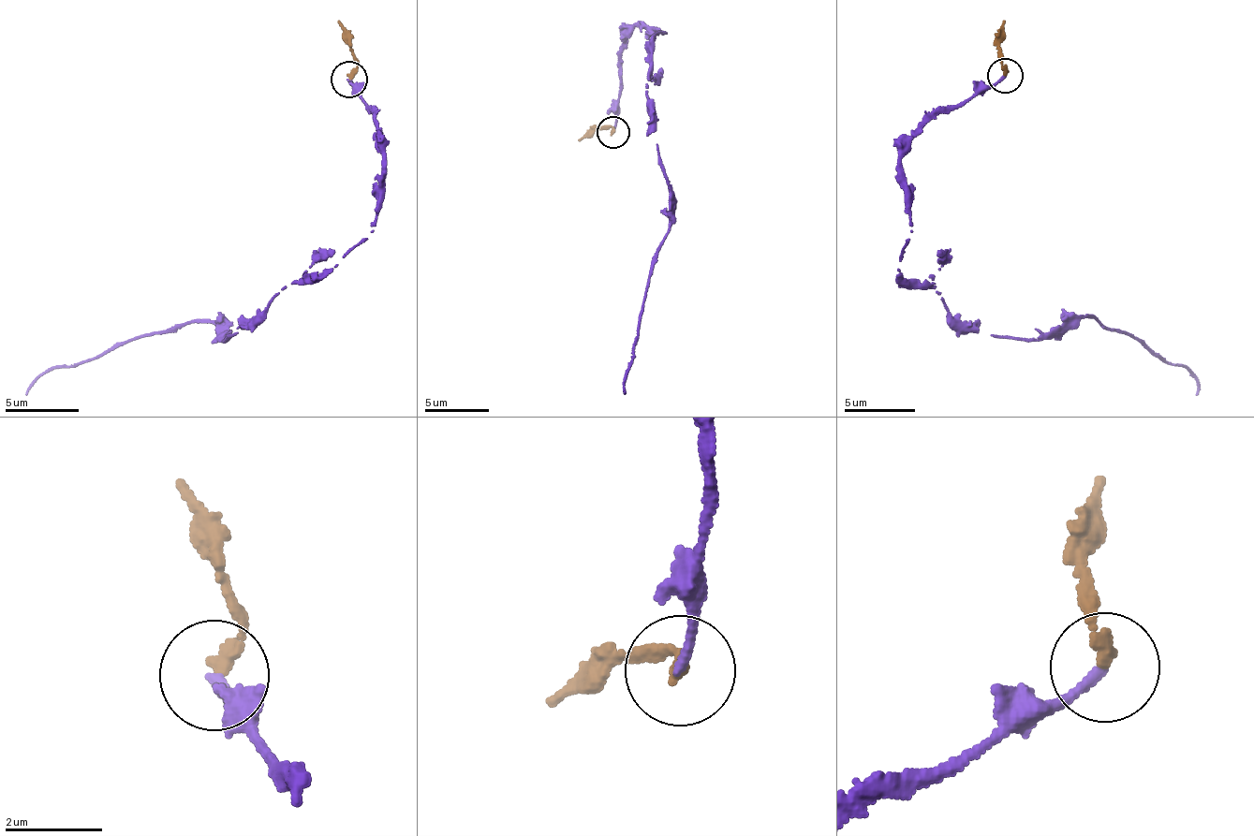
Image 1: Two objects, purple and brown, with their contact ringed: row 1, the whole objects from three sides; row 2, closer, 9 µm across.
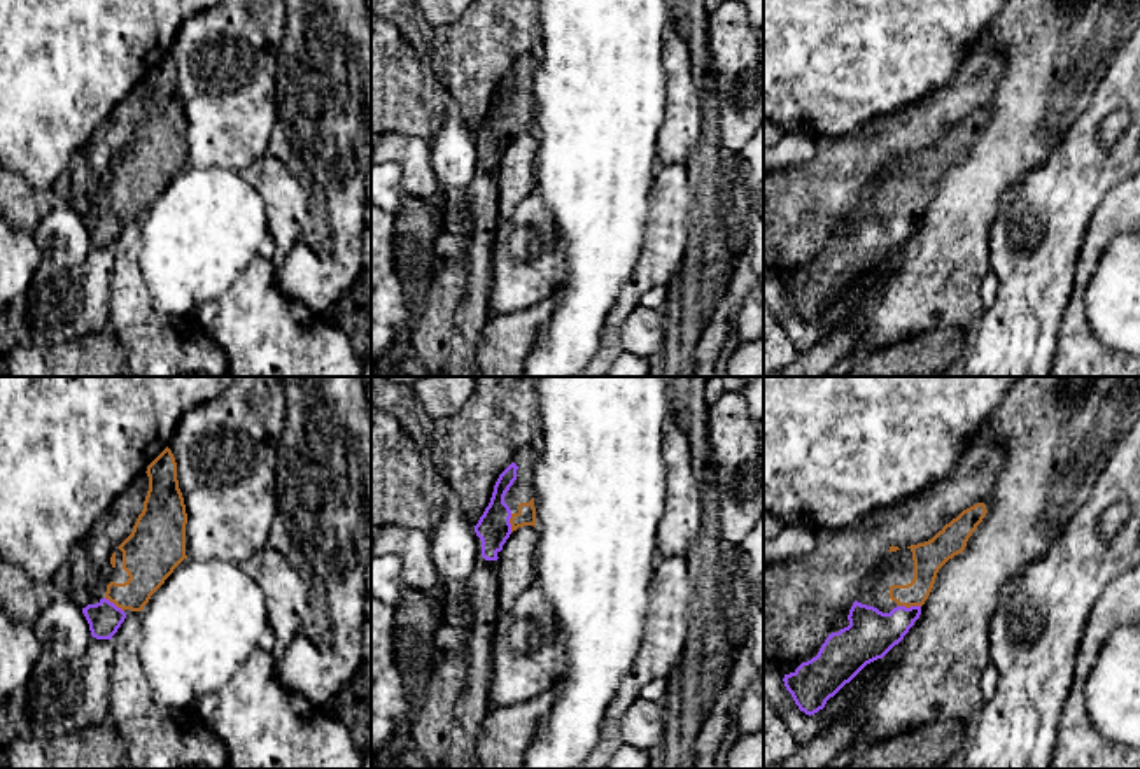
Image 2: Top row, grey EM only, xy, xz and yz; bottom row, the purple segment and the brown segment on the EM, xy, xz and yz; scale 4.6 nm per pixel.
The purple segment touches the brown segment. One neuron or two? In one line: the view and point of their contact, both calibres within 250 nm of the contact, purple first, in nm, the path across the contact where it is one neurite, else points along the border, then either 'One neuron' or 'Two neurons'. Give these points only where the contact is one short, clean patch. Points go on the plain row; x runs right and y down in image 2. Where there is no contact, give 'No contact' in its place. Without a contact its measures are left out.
Touches purple at yz (911, 214). Thickness 220 nm (purple) against 150 nm. Path across: yz (871, 242), (888, 237), (911, 214), (928, 165). One neuron

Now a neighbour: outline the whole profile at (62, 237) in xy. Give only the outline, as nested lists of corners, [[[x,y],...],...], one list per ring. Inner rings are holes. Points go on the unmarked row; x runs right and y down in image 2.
[[[63,200],[46,203],[33,240],[42,258],[61,270],[79,266],[93,247],[82,215]]]

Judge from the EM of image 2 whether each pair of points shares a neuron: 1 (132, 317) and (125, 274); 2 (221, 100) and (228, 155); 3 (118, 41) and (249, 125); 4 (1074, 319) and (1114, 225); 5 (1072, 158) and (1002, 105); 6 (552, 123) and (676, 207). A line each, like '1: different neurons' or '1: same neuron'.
1: same neuron
2: same neuron
3: different neurons
4: same neuron
5: different neurons
6: different neurons

